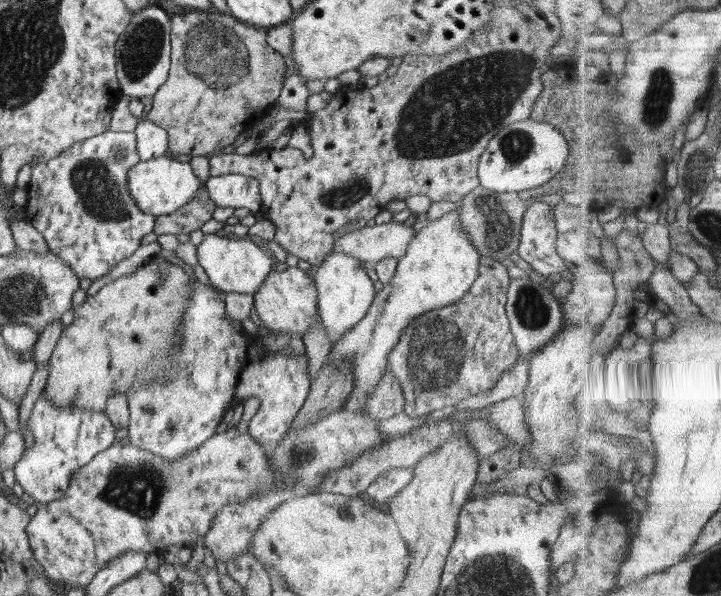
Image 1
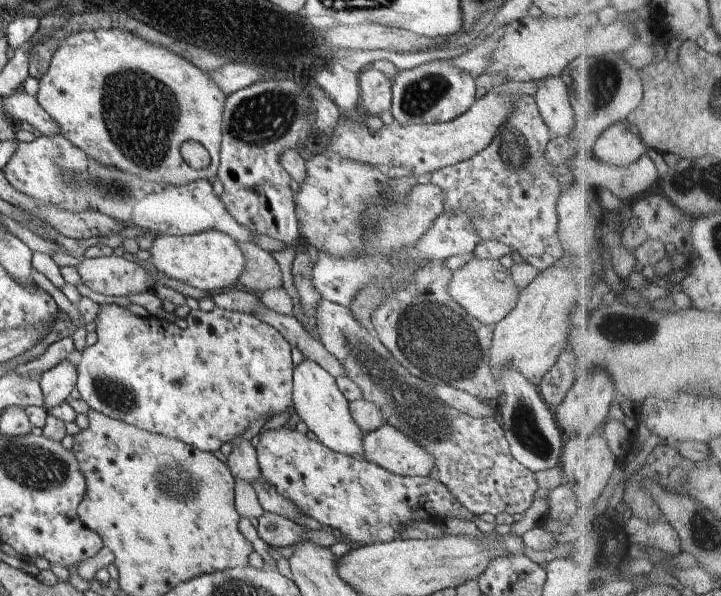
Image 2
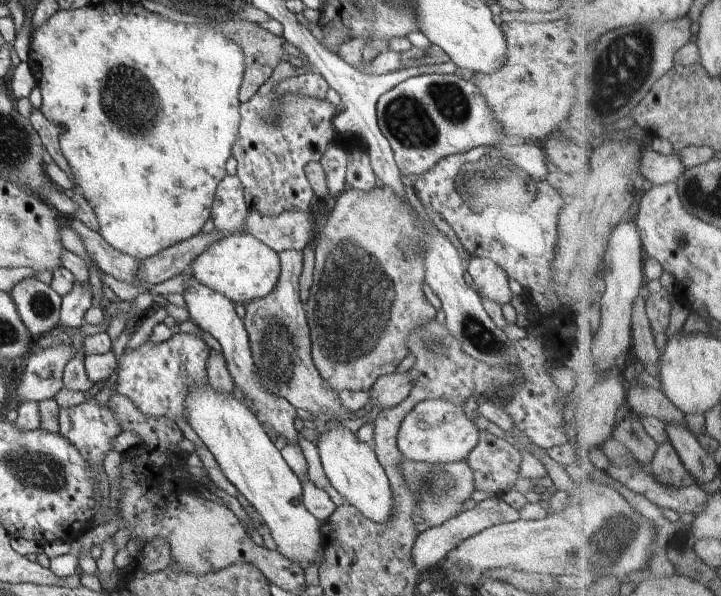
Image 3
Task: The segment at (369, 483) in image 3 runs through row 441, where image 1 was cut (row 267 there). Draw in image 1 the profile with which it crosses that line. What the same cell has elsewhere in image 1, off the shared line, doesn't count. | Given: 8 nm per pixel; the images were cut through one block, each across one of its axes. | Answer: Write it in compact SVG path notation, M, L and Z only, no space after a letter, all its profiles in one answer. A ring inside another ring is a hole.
M331 252L315 269L313 280L318 290L317 314L322 322L321 327L326 330L332 343L338 342L348 330L367 316L376 296L374 283L361 267L361 262L360 258L350 254Z

